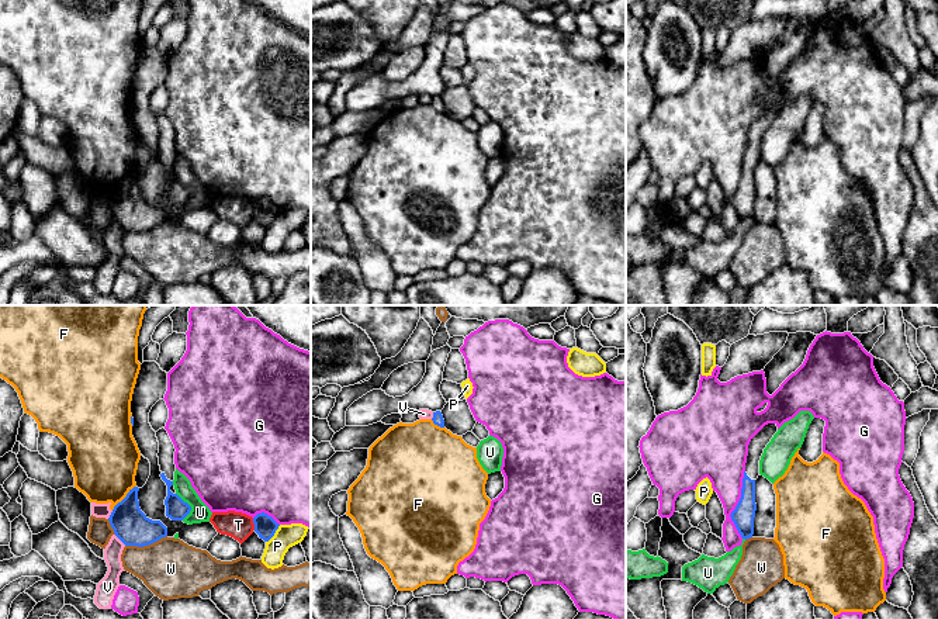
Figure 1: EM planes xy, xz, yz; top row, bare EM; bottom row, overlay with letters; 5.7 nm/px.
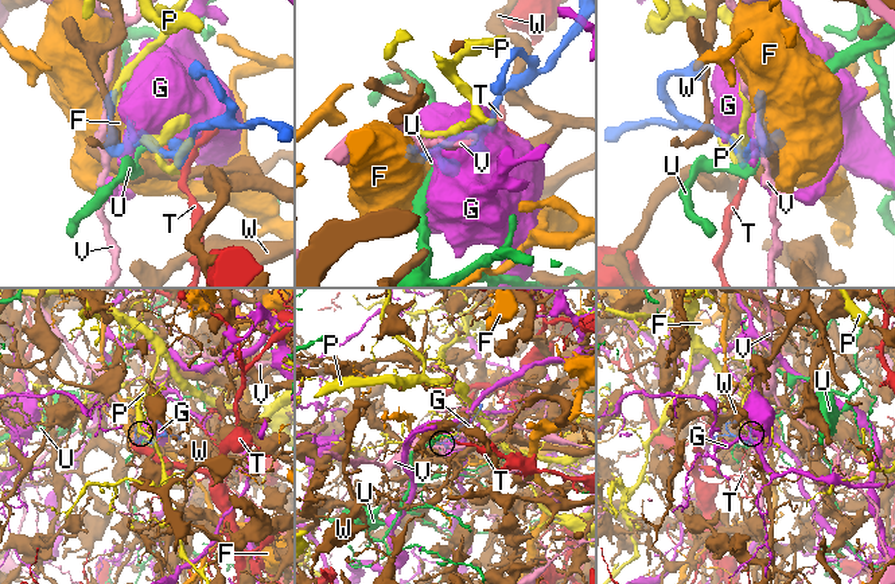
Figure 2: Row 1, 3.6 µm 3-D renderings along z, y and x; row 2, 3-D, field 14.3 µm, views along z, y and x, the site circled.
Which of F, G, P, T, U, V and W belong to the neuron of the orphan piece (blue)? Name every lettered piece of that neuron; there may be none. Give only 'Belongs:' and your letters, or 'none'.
Belongs: none

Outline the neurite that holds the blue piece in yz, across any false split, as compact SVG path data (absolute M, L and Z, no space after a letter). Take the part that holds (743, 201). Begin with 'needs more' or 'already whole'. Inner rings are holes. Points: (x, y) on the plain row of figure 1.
needs more | M776 108L765 110L750 127L745 156L743 163L741 183L731 197L738 218L743 224L750 224L754 219L754 203L757 196L755 189L755 165L759 160L759 145L764 134L778 117Z

